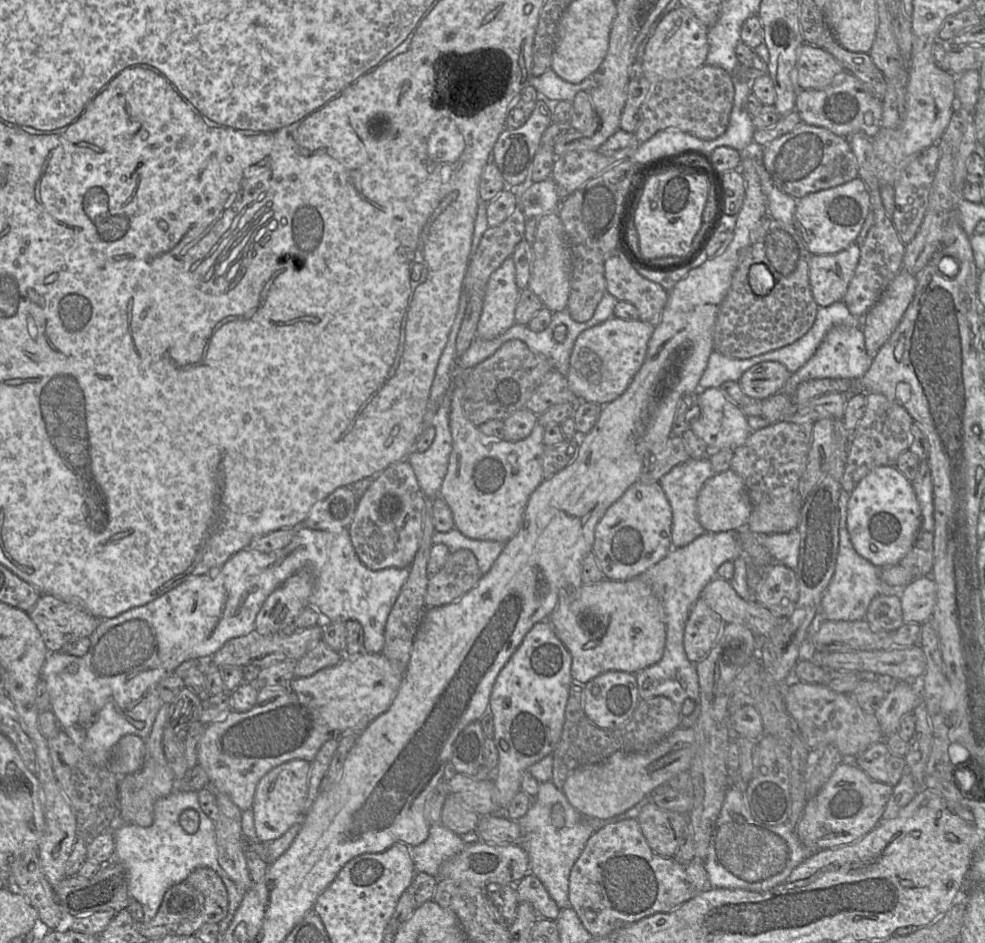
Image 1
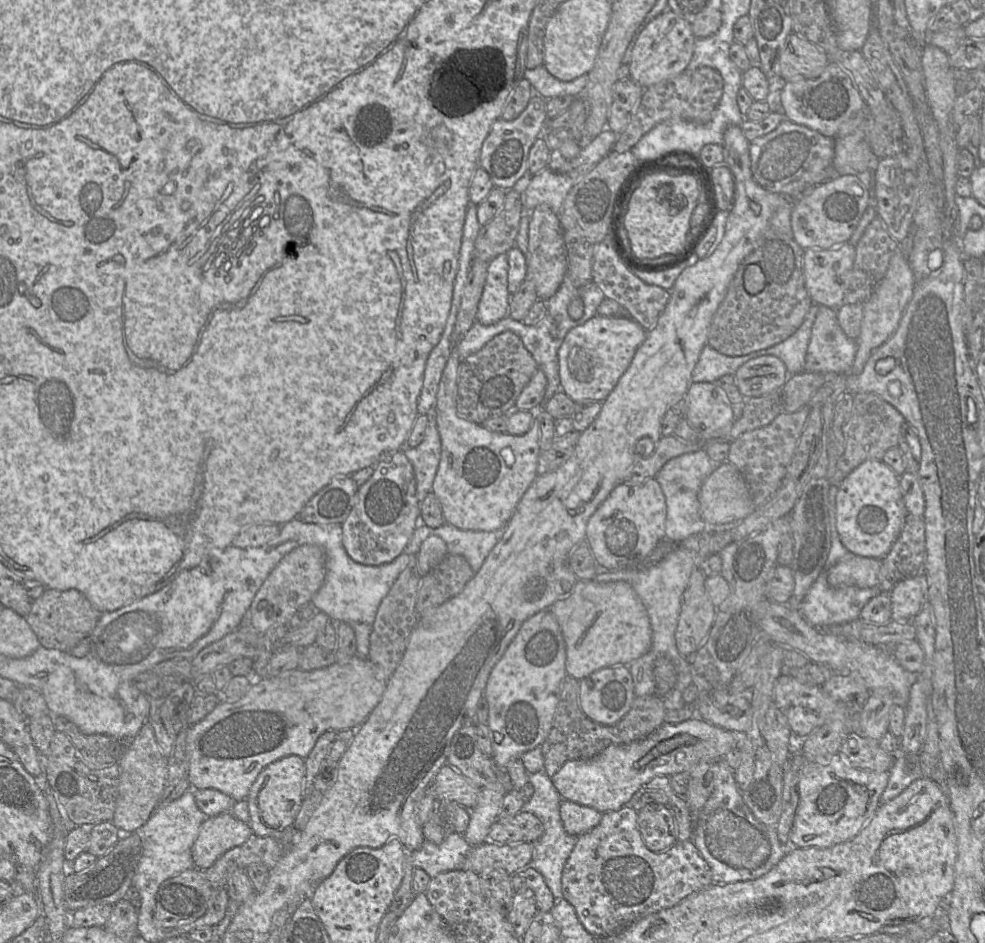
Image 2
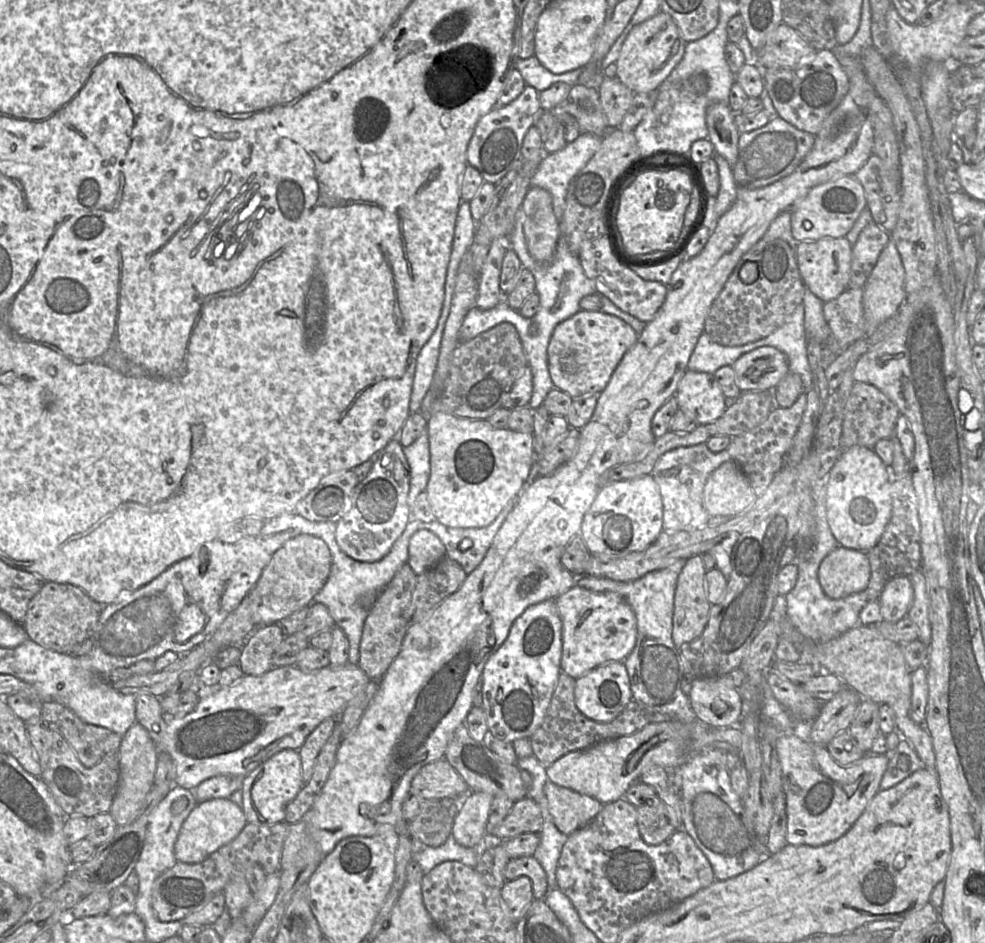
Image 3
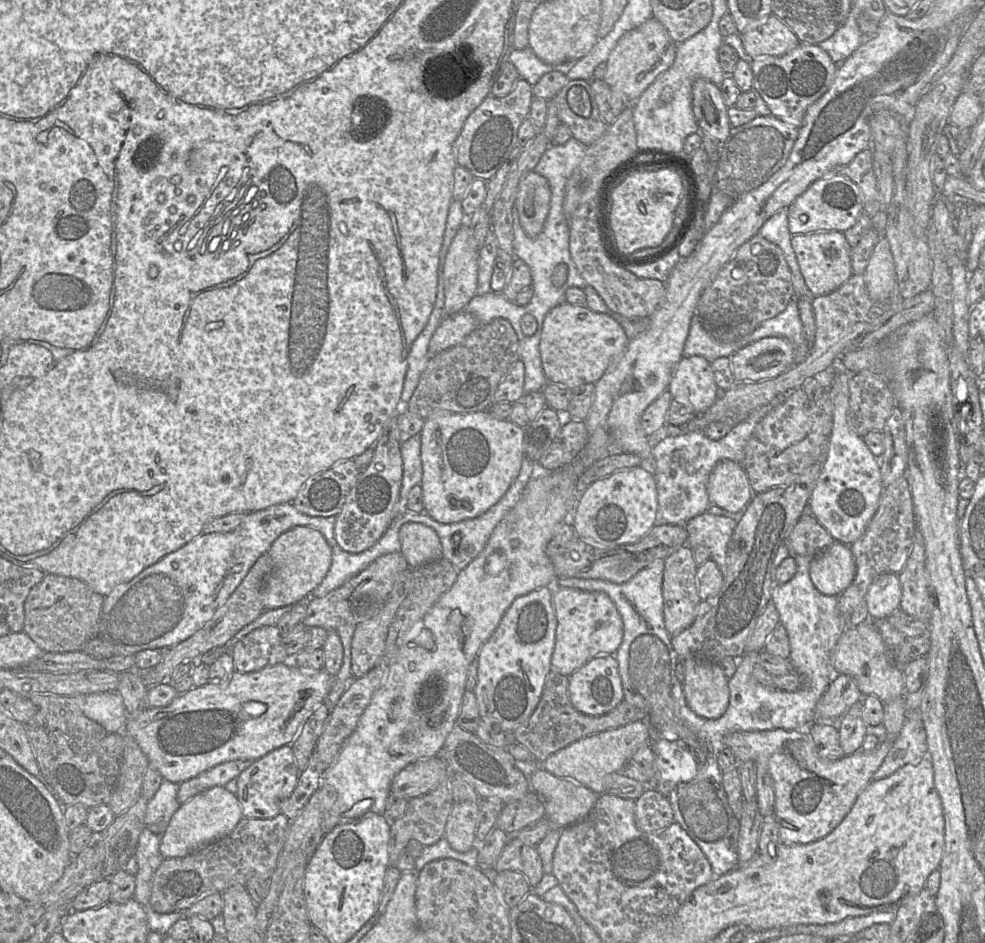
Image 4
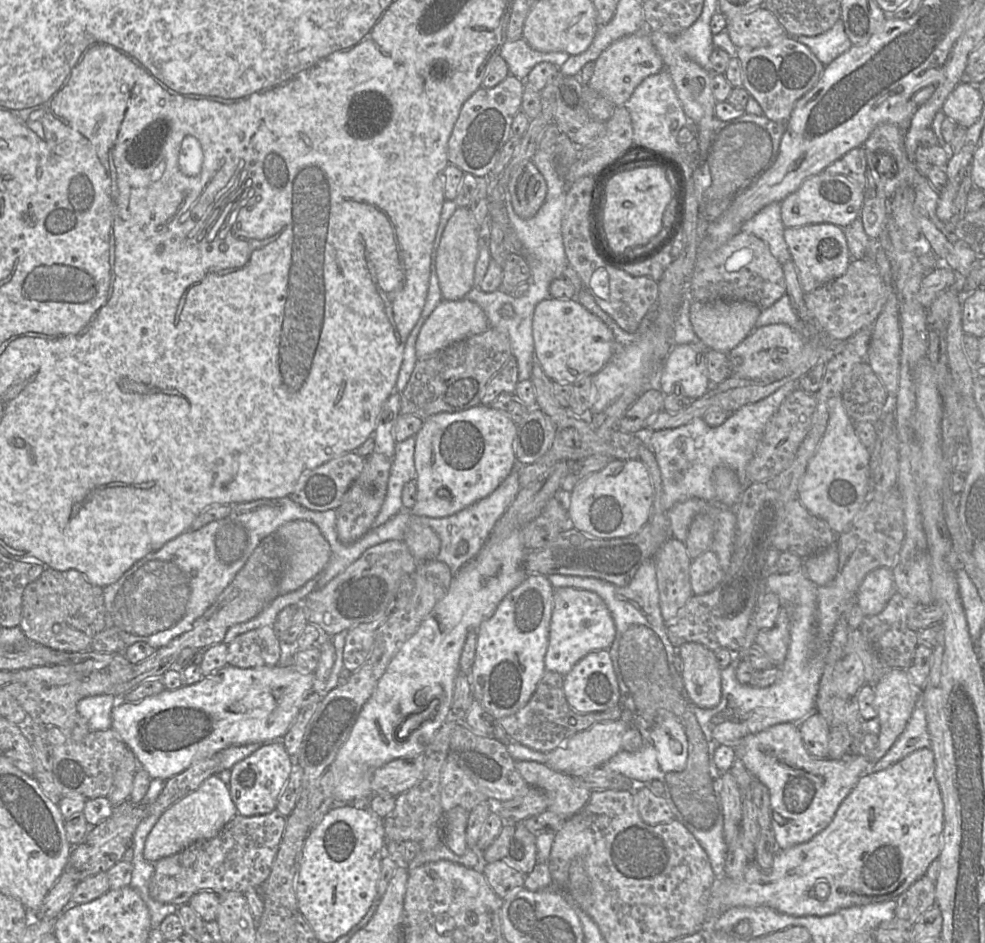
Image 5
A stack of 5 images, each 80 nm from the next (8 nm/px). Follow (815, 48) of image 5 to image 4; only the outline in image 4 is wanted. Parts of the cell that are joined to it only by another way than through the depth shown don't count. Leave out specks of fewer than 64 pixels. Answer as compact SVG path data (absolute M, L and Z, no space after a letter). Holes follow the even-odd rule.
M852 9L834 34L818 45L829 54L835 63L842 63L861 44L863 44L863 34L858 27L855 13Z

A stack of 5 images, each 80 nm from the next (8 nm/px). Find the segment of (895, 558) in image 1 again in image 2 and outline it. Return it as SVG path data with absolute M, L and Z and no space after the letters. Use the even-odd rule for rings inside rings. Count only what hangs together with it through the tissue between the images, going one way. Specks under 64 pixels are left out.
M881 460L864 461L839 484L835 503L836 528L850 552L881 559L890 551L902 530L907 510L899 475L889 466Z

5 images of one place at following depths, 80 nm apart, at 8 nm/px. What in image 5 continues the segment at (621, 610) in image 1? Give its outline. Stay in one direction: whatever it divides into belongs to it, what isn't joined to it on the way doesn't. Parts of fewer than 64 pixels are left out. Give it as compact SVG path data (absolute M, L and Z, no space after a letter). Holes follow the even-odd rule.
M573 587L555 588L549 642L544 657L545 669L566 675L579 660L590 652L609 650L615 633L613 617L598 594Z

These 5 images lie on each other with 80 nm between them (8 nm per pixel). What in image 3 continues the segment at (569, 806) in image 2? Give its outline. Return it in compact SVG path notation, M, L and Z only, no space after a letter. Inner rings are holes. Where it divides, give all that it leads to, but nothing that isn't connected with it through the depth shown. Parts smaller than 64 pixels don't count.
M549 779L545 782L544 793L555 826L567 836L588 824L602 808L597 799L559 786Z

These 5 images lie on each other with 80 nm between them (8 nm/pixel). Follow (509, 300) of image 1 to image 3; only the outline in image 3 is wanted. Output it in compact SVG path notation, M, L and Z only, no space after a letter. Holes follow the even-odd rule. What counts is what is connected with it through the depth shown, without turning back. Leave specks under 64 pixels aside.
M509 239L491 242L479 275L475 307L489 310L505 299L506 294L501 291L499 284L502 262L507 249L511 249Z

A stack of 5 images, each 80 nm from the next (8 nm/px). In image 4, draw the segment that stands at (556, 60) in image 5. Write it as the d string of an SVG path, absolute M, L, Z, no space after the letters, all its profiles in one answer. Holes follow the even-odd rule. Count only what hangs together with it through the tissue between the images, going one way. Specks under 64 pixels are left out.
M530 47L523 50L513 49L508 59L517 69L520 78L523 78L531 86L535 85L544 74L550 71L559 71L566 75L576 63L576 61L566 61L558 65L546 64L538 58Z

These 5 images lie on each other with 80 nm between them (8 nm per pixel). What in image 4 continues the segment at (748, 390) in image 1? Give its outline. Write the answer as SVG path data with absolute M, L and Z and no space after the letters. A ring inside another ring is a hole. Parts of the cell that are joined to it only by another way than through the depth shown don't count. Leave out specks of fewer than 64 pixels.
M766 337L748 344L730 357L735 381L773 378L793 365L794 349L783 337Z

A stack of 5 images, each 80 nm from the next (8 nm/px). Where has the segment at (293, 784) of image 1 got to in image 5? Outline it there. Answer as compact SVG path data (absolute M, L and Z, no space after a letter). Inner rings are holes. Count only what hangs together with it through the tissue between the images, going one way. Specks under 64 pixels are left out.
M282 739L262 743L260 747L230 769L228 789L237 811L242 816L268 814L277 809L278 798L293 770L291 756Z

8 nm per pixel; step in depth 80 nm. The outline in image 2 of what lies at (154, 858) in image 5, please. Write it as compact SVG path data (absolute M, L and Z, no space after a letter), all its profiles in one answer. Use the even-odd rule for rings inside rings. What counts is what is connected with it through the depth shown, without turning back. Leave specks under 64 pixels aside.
M231 812L207 817L192 847L194 866L209 868L227 850L243 844L252 833L250 825Z

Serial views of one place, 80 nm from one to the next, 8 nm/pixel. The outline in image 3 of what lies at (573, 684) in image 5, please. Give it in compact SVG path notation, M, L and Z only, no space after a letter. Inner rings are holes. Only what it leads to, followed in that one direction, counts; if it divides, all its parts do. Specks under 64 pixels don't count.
M612 661L600 665L575 680L575 705L583 715L596 722L614 720L631 700L628 673L621 661Z

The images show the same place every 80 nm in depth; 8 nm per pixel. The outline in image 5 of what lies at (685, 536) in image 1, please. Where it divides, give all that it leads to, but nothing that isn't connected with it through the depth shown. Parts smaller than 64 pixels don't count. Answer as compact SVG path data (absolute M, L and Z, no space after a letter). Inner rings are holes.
M790 381L768 397L744 405L730 413L725 422L718 427L708 426L703 418L695 418L688 424L673 429L646 430L644 443L654 453L661 473L663 507L668 511L676 503L691 497L707 502L715 501L716 491L712 473L718 466L731 468L746 490L751 484L746 468L754 455L765 426L784 399L796 389L800 389L799 381Z

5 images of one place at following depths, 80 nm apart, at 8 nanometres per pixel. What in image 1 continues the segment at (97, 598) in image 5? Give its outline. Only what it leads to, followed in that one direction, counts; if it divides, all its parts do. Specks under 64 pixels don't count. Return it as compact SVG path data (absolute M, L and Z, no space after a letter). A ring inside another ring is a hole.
M41 594L27 614L49 652L59 652L69 642L89 638L101 621L80 605L50 594Z

